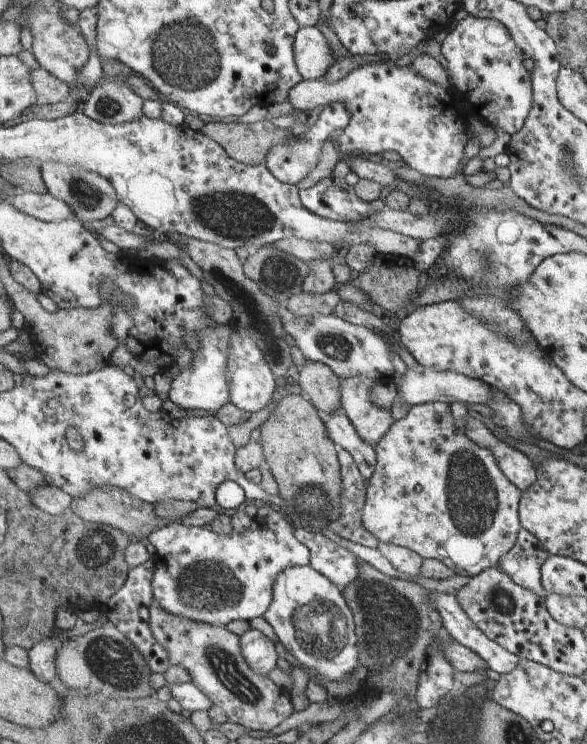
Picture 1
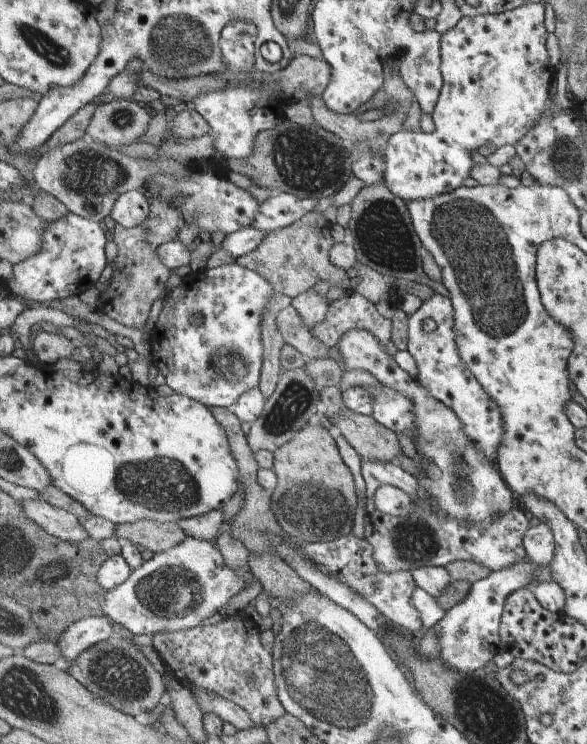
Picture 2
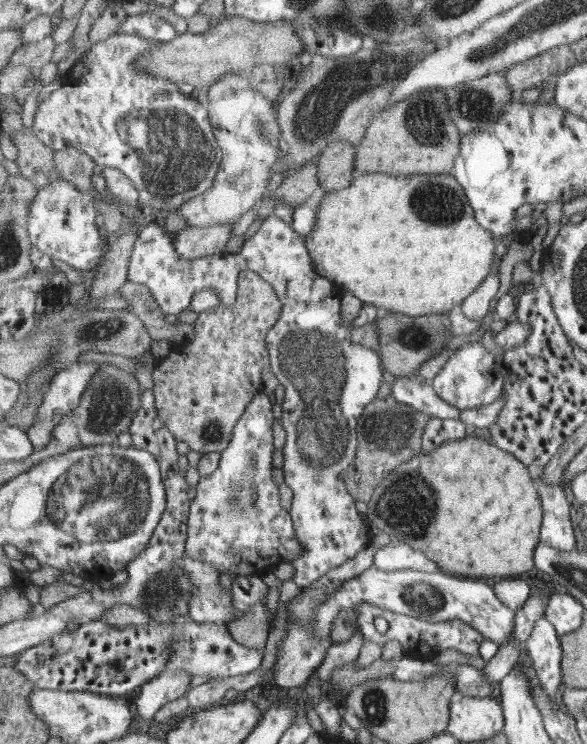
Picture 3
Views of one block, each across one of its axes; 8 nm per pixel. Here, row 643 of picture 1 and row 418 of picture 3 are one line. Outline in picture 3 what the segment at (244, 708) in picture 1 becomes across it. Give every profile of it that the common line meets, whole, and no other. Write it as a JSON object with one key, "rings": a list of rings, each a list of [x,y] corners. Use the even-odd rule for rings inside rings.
{"rings":[[[245,268],[239,278],[238,300],[235,304],[226,306],[219,303],[199,313],[193,324],[193,339],[182,344],[178,350],[172,348],[151,375],[159,419],[175,434],[175,438],[185,440],[192,450],[203,455],[222,453],[230,445],[234,428],[263,388],[261,372],[263,367],[271,366],[266,341],[282,310],[283,302],[274,286],[259,272]]]}

